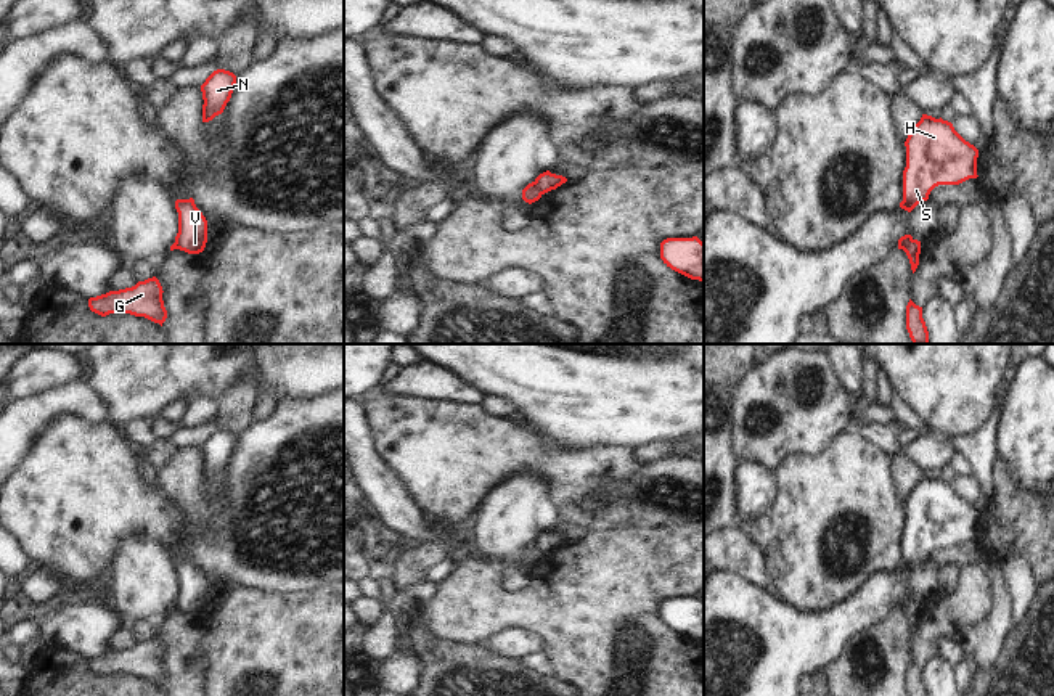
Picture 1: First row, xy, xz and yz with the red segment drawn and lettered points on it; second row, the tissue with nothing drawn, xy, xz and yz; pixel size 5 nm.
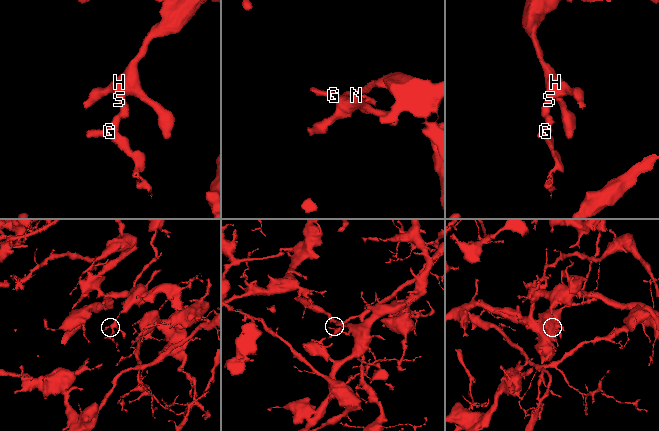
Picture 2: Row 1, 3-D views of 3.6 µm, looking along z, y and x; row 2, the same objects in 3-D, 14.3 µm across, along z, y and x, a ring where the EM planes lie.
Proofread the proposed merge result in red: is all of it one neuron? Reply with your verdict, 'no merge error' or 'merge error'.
merge error

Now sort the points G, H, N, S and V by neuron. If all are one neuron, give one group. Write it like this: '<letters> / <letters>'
G / H N S V

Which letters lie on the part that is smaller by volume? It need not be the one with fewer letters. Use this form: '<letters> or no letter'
G

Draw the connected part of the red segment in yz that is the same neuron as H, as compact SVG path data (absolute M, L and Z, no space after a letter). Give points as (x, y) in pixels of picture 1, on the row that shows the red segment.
M922 114L909 132L905 146L906 167L900 207L908 212L927 201L935 186L959 185L978 177L978 149L942 117Z

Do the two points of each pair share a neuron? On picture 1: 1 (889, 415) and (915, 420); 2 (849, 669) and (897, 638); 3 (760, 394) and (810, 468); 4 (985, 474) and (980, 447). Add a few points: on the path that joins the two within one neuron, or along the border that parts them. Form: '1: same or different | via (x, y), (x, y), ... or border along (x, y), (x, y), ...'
1: different | border along (890, 402), (900, 420)
2: same | via (850, 651), (861, 637), (879, 638)
3: different | border along (834, 438), (817, 454), (789, 454), (773, 470)
4: same | via (984, 468), (982, 454)

